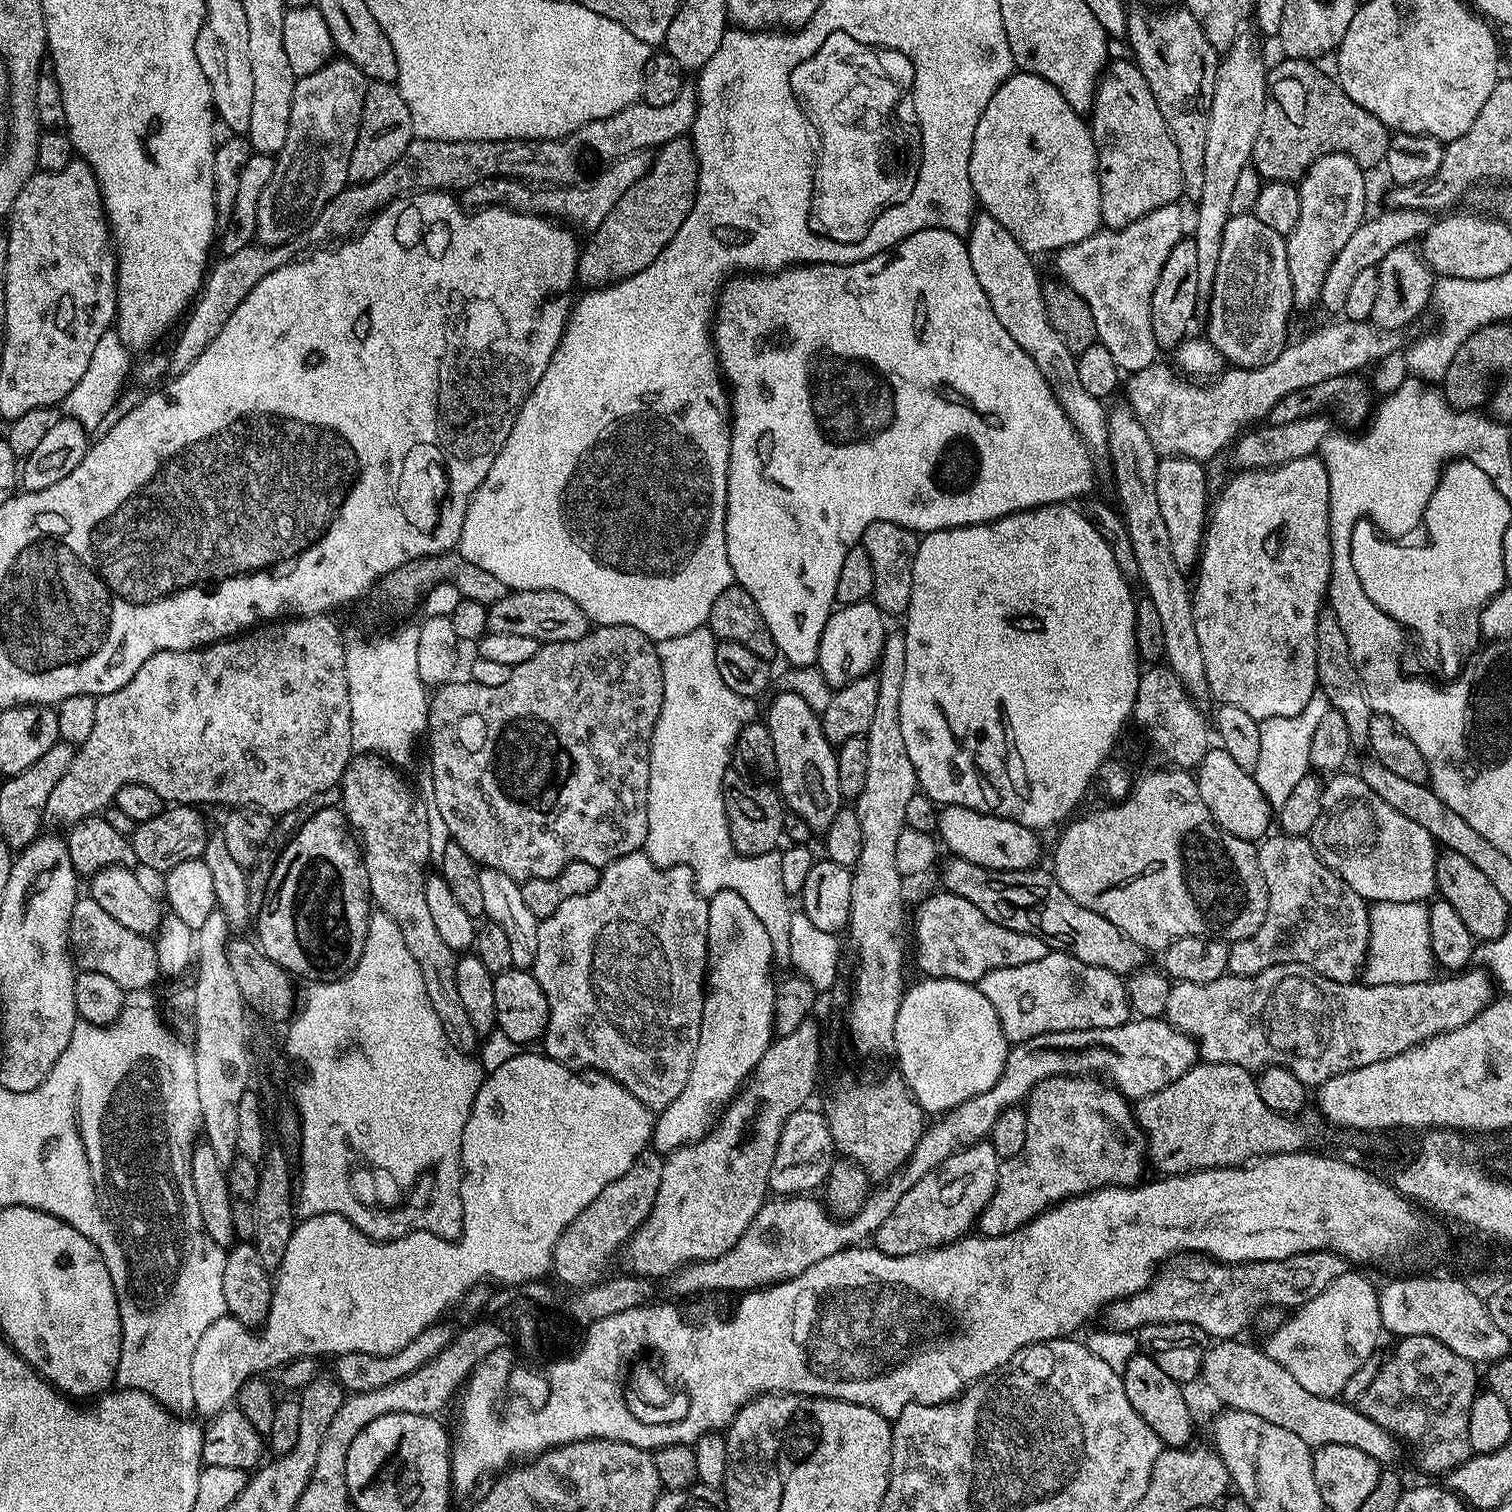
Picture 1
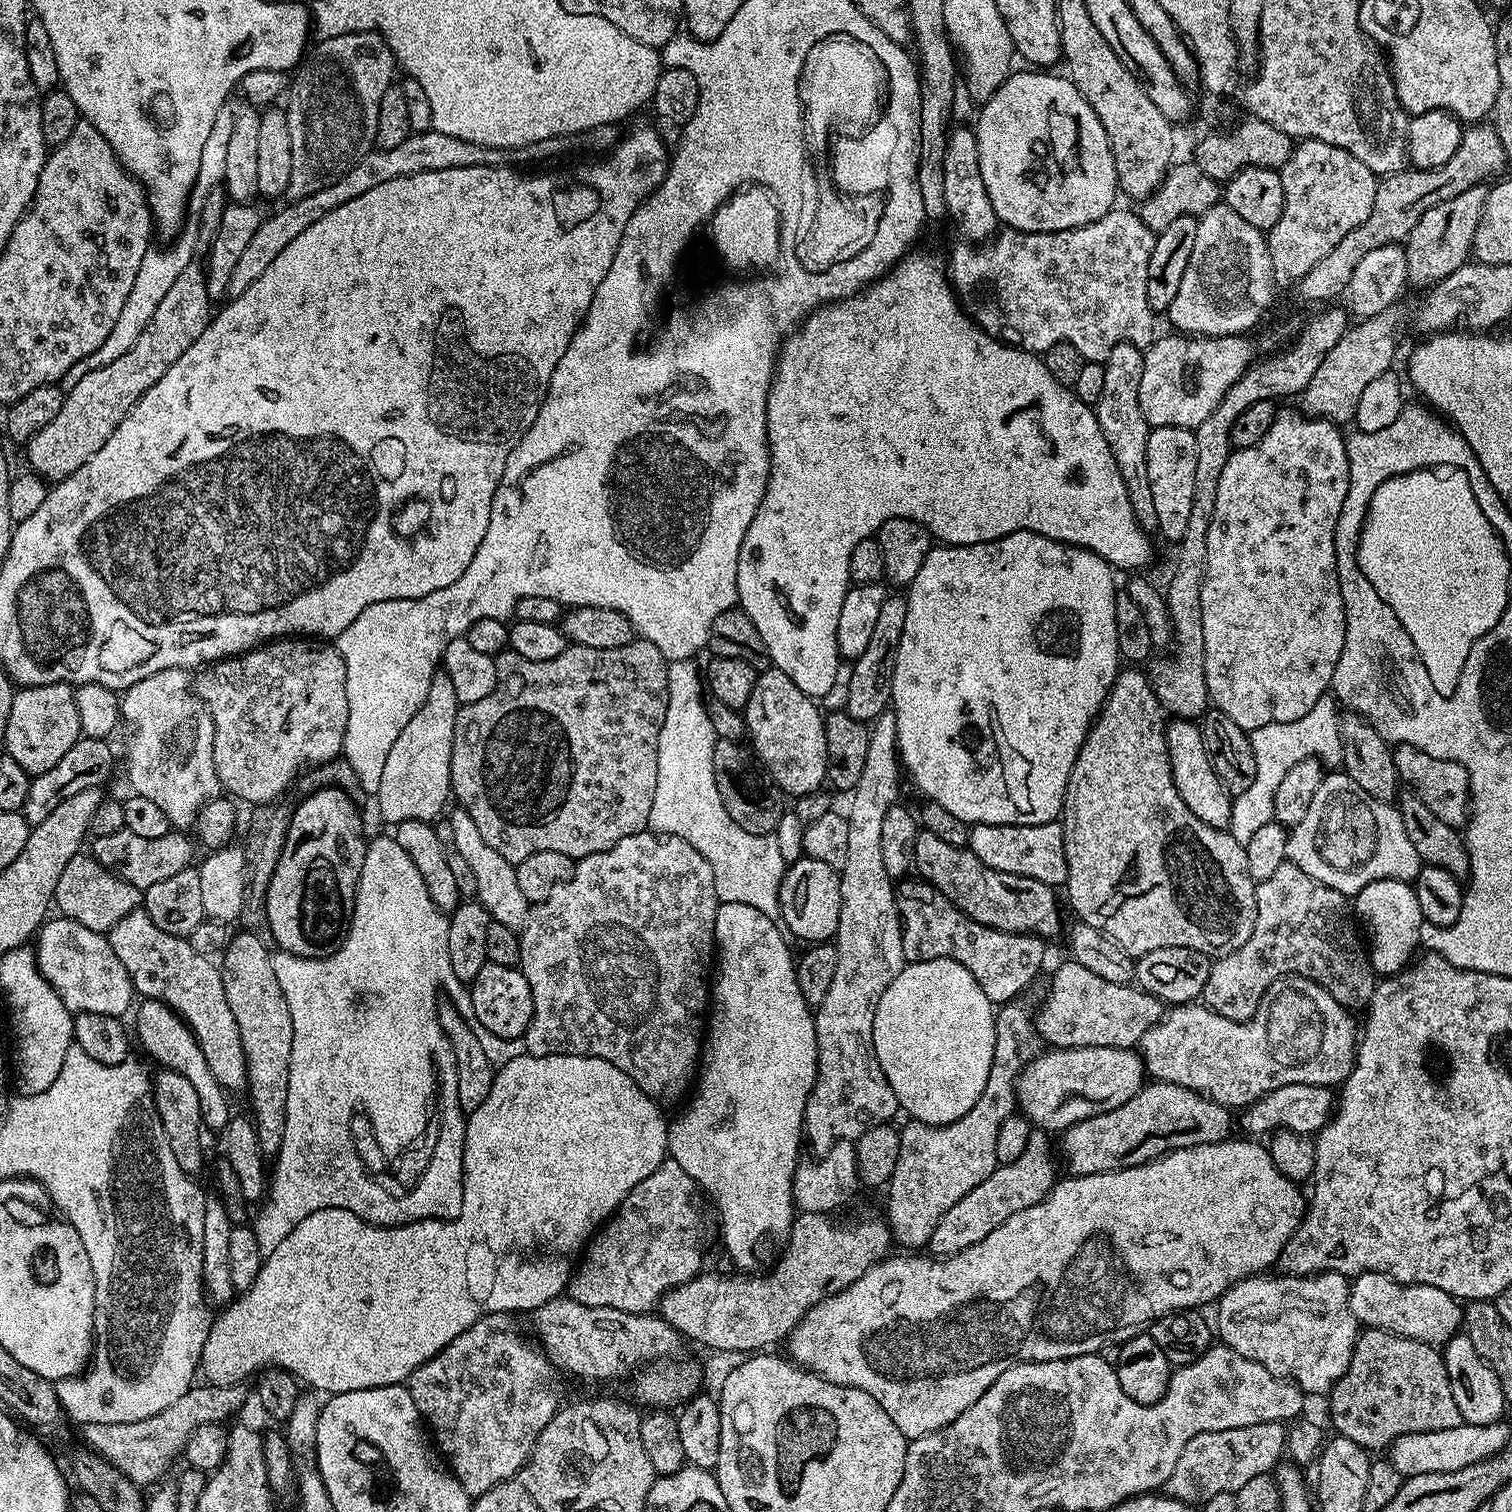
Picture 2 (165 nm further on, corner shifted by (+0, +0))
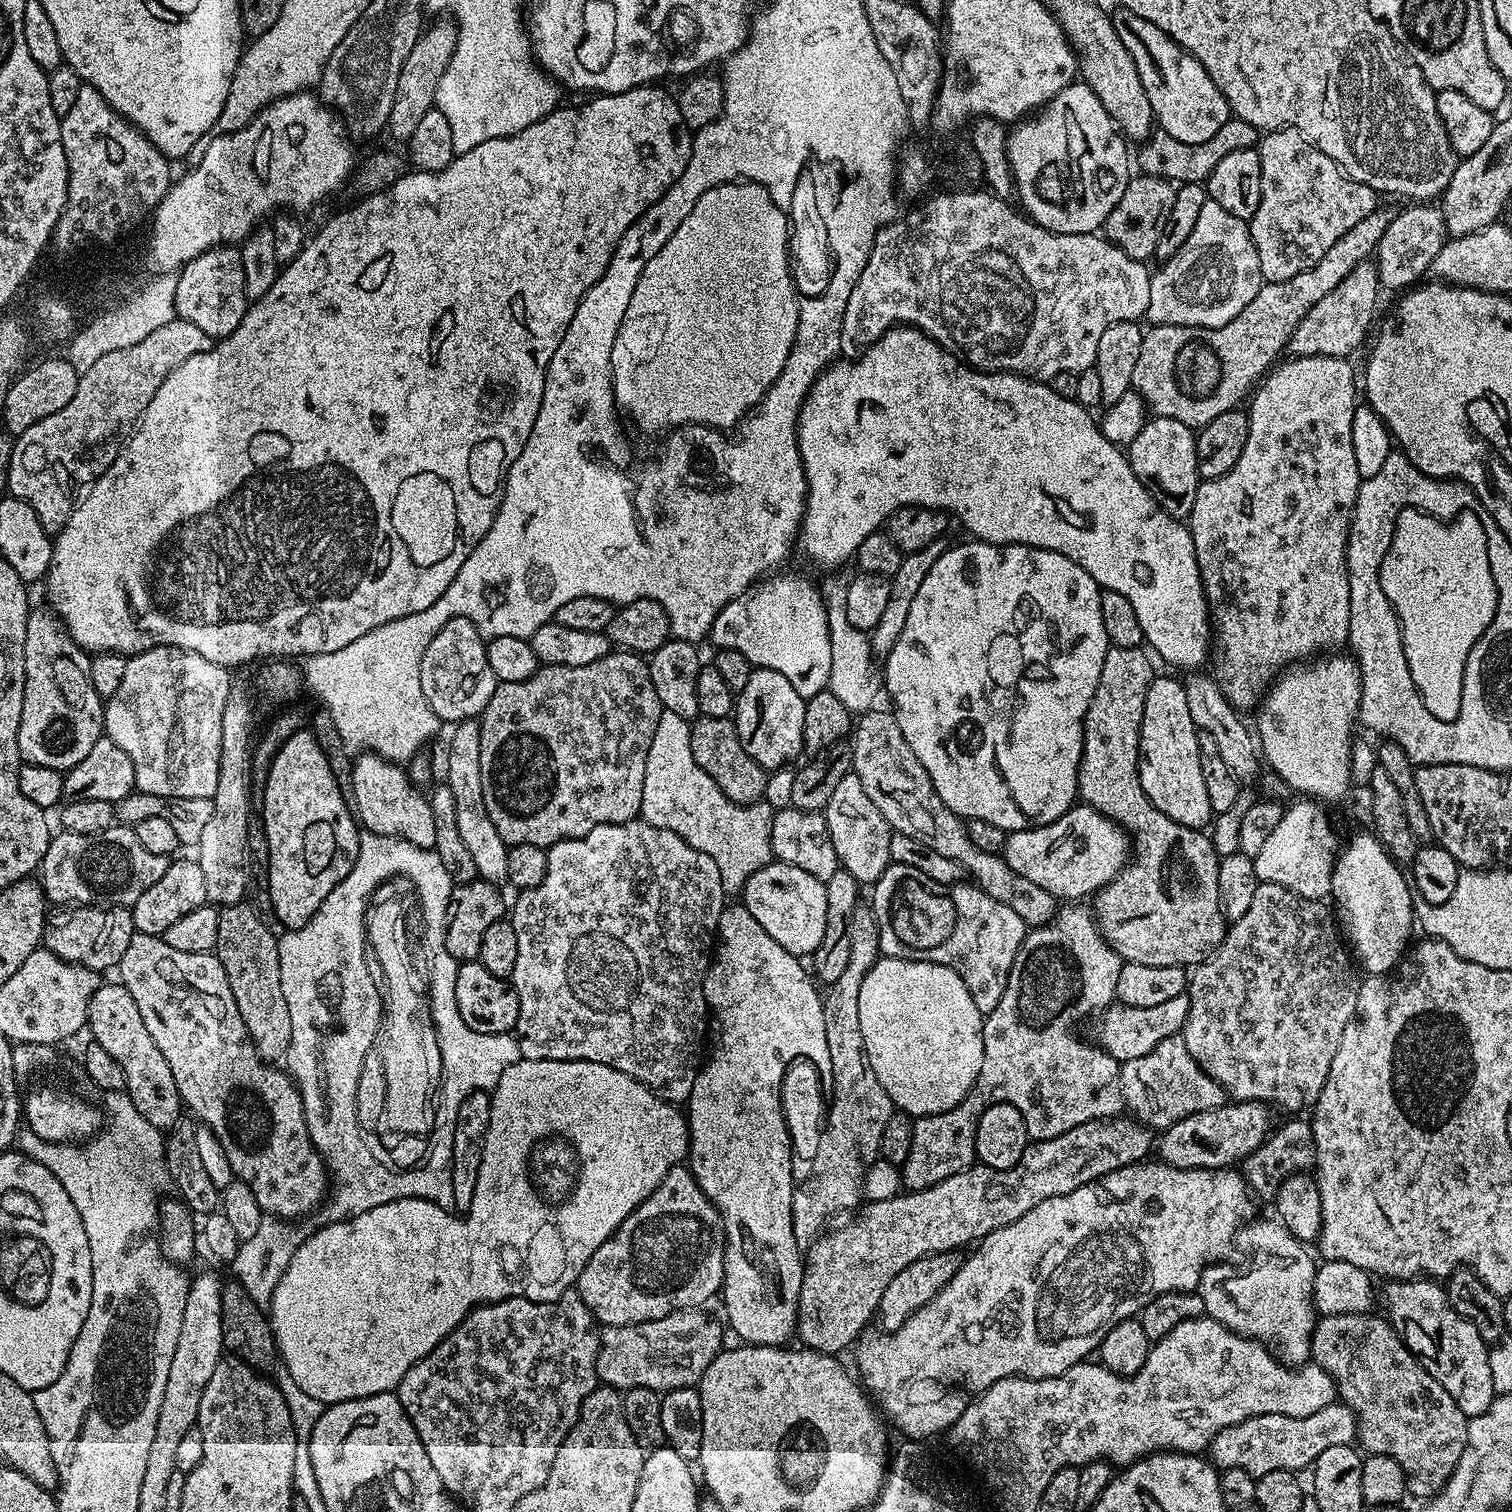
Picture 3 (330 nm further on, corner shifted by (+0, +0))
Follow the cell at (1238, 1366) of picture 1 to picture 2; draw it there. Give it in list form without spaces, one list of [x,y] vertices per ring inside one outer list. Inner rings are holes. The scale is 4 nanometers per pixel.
[[[1505,1421],[1494,1423],[1465,1424],[1446,1427],[1438,1431],[1422,1431],[1414,1434],[1400,1435],[1391,1441],[1388,1459],[1405,1478],[1418,1474],[1449,1473],[1460,1470],[1474,1462],[1496,1455],[1509,1443],[1508,1428]]]

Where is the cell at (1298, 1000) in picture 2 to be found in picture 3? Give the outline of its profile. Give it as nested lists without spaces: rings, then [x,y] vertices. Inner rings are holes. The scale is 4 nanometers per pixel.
[[[1180,1034],[1164,1038],[1148,1055],[1123,1061],[1120,1085],[1129,1113],[1153,1130],[1168,1128],[1203,1108],[1218,1108],[1226,1096],[1220,1083],[1210,1078],[1190,1054]]]

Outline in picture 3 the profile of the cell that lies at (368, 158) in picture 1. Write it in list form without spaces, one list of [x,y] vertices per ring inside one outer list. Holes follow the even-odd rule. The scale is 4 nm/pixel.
[[[440,18],[437,24],[432,24],[421,31],[414,42],[414,50],[406,54],[406,62],[402,62],[402,70],[398,74],[398,86],[394,90],[394,106],[390,106],[390,114],[386,125],[394,139],[406,142],[414,134],[420,119],[436,103],[436,87],[438,78],[446,70],[452,57],[452,48],[456,45],[456,26],[451,19]]]

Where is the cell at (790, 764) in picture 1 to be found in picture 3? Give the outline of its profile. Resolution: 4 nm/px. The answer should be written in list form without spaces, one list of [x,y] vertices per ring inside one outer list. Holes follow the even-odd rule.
[[[753,667],[750,682],[734,700],[734,723],[746,754],[766,770],[791,765],[796,755],[804,752],[804,699],[778,674],[778,670]]]

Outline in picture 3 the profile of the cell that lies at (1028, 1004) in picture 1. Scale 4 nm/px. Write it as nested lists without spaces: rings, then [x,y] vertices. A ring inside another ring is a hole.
[[[1187,995],[1169,998],[1158,1006],[1126,1006],[1113,1002],[1098,1016],[1100,1025],[1097,1026],[1096,1032],[1100,1035],[1099,1047],[1121,1062],[1148,1055],[1164,1038],[1177,1035],[1183,1029],[1189,1010],[1190,1002]]]

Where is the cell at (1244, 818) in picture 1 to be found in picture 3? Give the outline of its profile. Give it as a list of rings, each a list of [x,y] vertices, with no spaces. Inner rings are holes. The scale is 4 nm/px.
[[[1157,675],[1146,690],[1140,723],[1140,785],[1166,818],[1174,818],[1187,828],[1204,830],[1213,823],[1210,794],[1206,794],[1206,781],[1202,778],[1202,762],[1198,754],[1198,729],[1186,703],[1186,690],[1181,681],[1172,676]]]

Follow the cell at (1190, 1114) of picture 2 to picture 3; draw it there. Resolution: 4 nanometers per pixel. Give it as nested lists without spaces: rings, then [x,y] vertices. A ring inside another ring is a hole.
[[[1135,1118],[1124,1119],[1086,1122],[1082,1126],[1074,1126],[1074,1130],[1066,1130],[1066,1134],[1058,1134],[1058,1138],[1029,1143],[1028,1149],[1024,1151],[1022,1158],[1018,1158],[1013,1168],[994,1170],[977,1162],[971,1168],[962,1170],[930,1188],[917,1192],[908,1190],[885,1200],[868,1200],[845,1228],[836,1228],[833,1232],[825,1231],[817,1236],[807,1249],[796,1315],[795,1335],[798,1340],[800,1336],[799,1343],[803,1347],[811,1348],[813,1352],[829,1354],[840,1354],[843,1348],[851,1349],[869,1327],[867,1324],[871,1320],[873,1323],[882,1294],[886,1294],[886,1286],[890,1286],[891,1280],[901,1270],[906,1270],[910,1262],[918,1262],[918,1258],[928,1256],[931,1252],[955,1252],[963,1249],[963,1244],[979,1242],[994,1230],[1010,1222],[1018,1222],[1018,1218],[1022,1218],[1026,1210],[1034,1210],[1034,1206],[1038,1206],[1038,1202],[1046,1202],[1046,1198],[1070,1194],[1078,1190],[1078,1186],[1089,1184],[1092,1180],[1102,1178],[1119,1168],[1125,1168],[1127,1164],[1143,1161],[1147,1157],[1144,1155],[1147,1154],[1148,1147],[1151,1144],[1153,1147],[1154,1144],[1153,1129]]]

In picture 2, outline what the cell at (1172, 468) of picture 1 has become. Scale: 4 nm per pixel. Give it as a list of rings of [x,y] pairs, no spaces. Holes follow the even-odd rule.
[[[1182,426],[1153,427],[1146,442],[1146,475],[1150,477],[1150,494],[1154,497],[1156,528],[1166,539],[1179,542],[1186,534],[1190,505],[1194,502],[1195,431]]]

